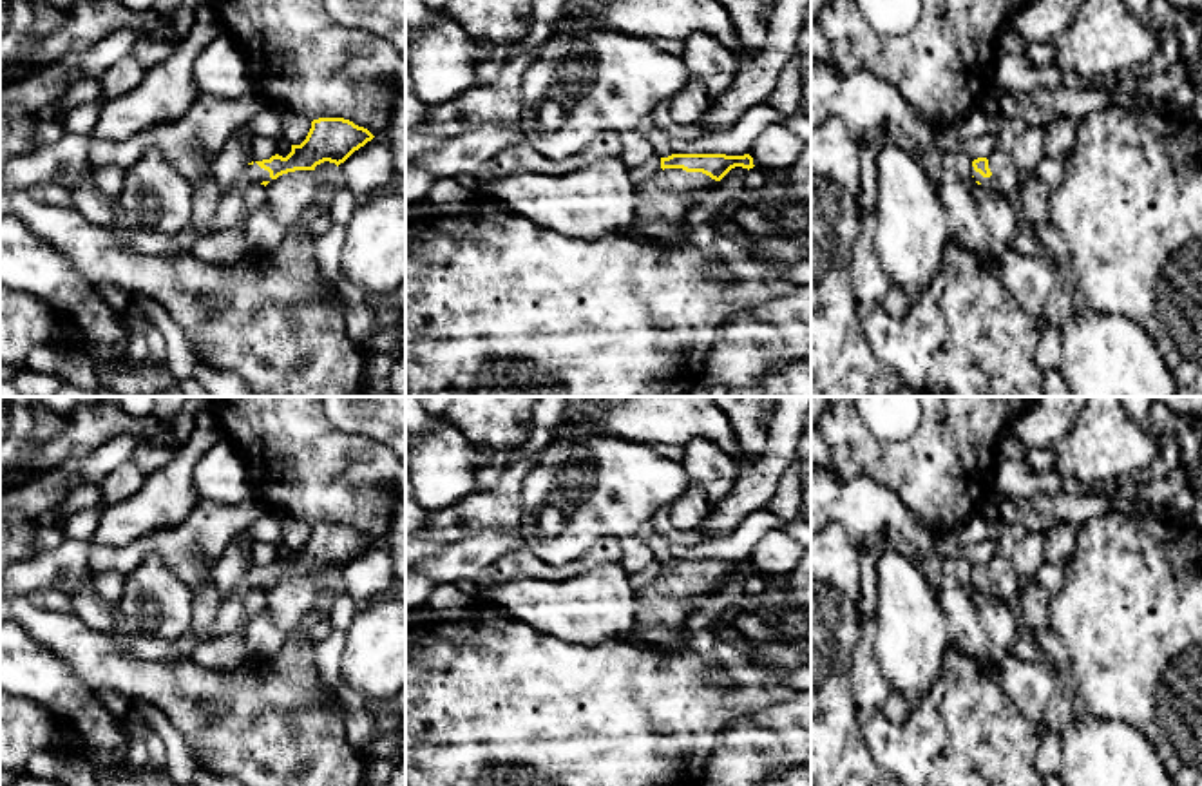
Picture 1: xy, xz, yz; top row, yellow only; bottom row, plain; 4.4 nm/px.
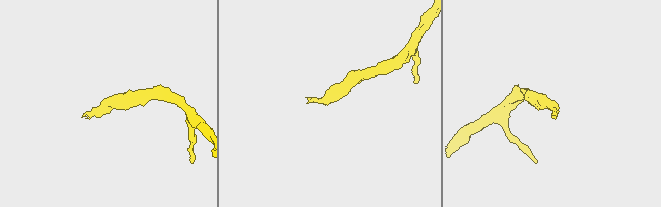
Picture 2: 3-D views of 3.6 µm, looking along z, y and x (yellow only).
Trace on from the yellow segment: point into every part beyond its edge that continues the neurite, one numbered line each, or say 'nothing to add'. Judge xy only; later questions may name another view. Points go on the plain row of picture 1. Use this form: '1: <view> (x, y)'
1: xy (252, 580)

